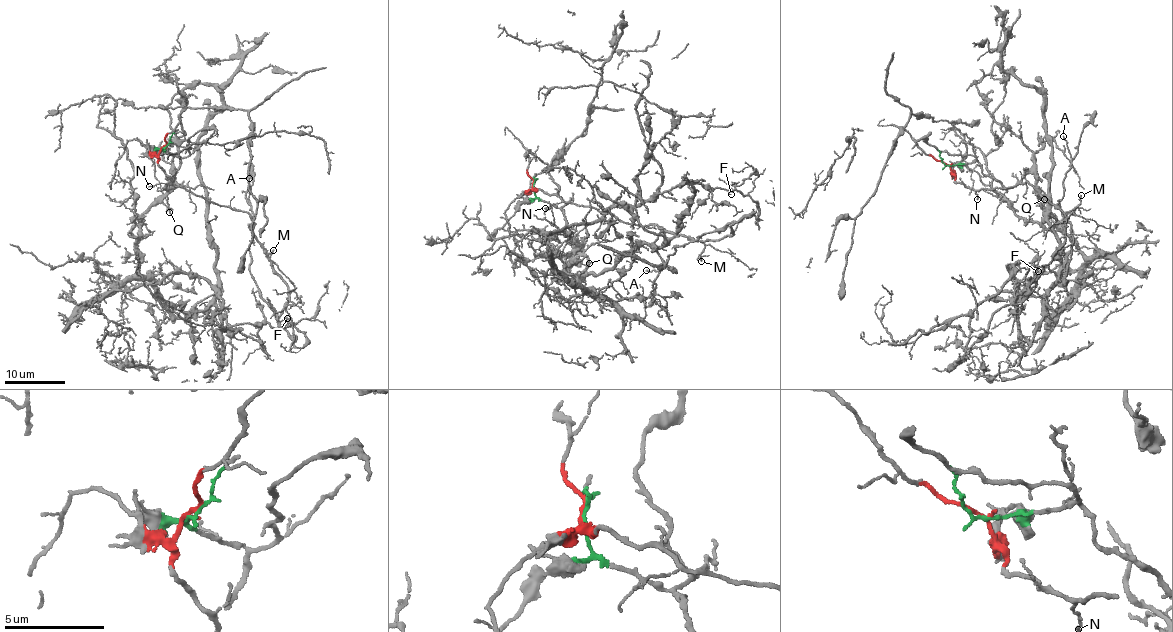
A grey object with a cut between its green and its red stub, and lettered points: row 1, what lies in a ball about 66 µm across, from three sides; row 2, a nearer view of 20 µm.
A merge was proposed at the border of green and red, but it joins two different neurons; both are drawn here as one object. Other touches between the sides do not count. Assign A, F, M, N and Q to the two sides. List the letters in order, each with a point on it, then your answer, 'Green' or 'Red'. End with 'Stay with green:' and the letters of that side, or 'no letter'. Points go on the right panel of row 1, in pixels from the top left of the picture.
A: Place: (1063, 136). Red
F: Place: (1038, 271). Green
M: Place: (1081, 195). Red
N: Place: (977, 199). Red
Q: Place: (1044, 199). Green
Stay with green: F, Q

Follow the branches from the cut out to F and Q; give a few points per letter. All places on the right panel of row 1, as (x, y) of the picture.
F: (946, 165), (977, 161), (1007, 187), (1030, 170), (1084, 256), (1027, 355), (1009, 268), (1014, 302), (1037, 271)
Q: (946, 165), (977, 161), (984, 174), (1007, 187), (1030, 170), (1036, 187), (1045, 194), (1043, 199)

